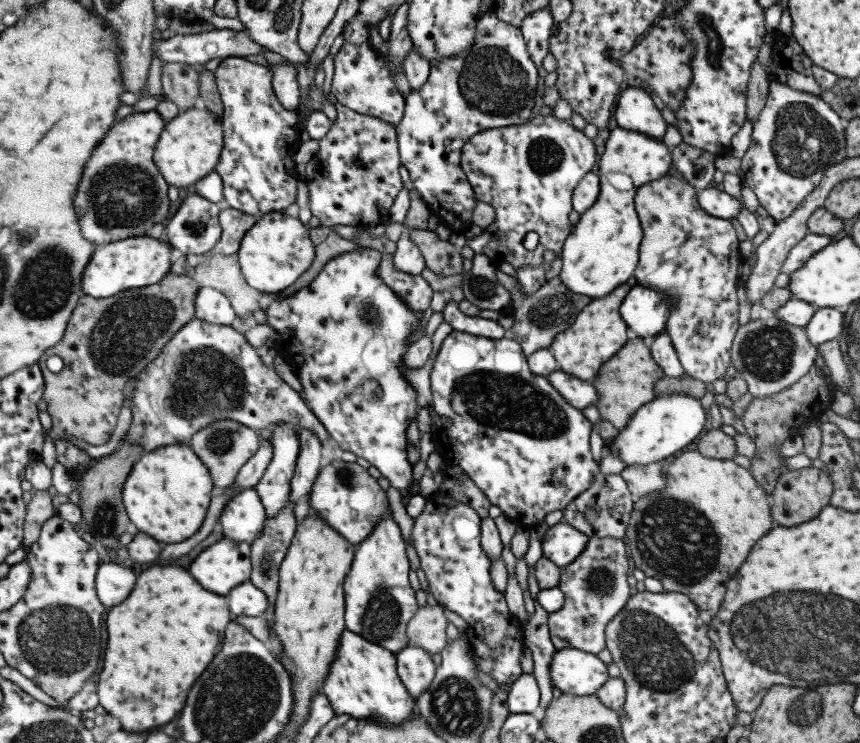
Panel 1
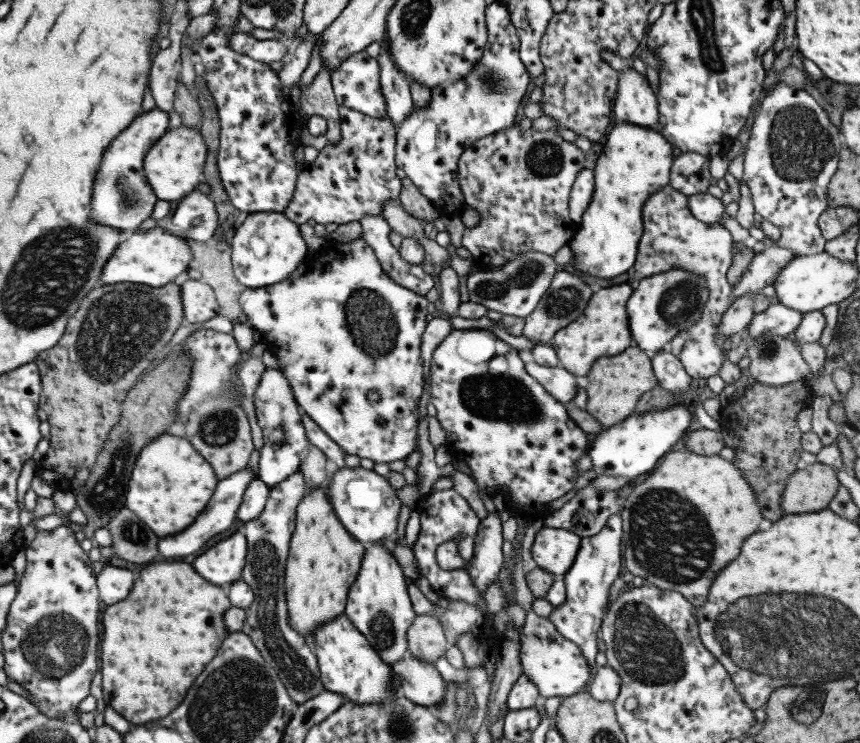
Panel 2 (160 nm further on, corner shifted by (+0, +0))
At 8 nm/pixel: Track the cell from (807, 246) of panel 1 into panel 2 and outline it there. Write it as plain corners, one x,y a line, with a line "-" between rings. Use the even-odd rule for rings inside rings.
772,246
751,257
751,262
739,282
732,285
733,300
746,292
761,292
763,286
771,284
781,268
795,257
788,248

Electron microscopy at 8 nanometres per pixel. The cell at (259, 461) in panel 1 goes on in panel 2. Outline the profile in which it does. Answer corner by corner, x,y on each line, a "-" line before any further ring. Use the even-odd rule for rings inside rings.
246,468
235,472
224,478
223,480
217,481
215,492
209,498
207,506
205,506
205,514
201,512
181,534
175,534
175,536
169,536
169,538
159,538
157,542
157,552
163,556
163,558
175,558
175,556
187,556
187,554
193,554
199,550
199,546
203,546
209,538
213,538
215,534
227,530
233,520
236,519
236,512
243,493
247,484
250,480
256,477
256,472
247,471

